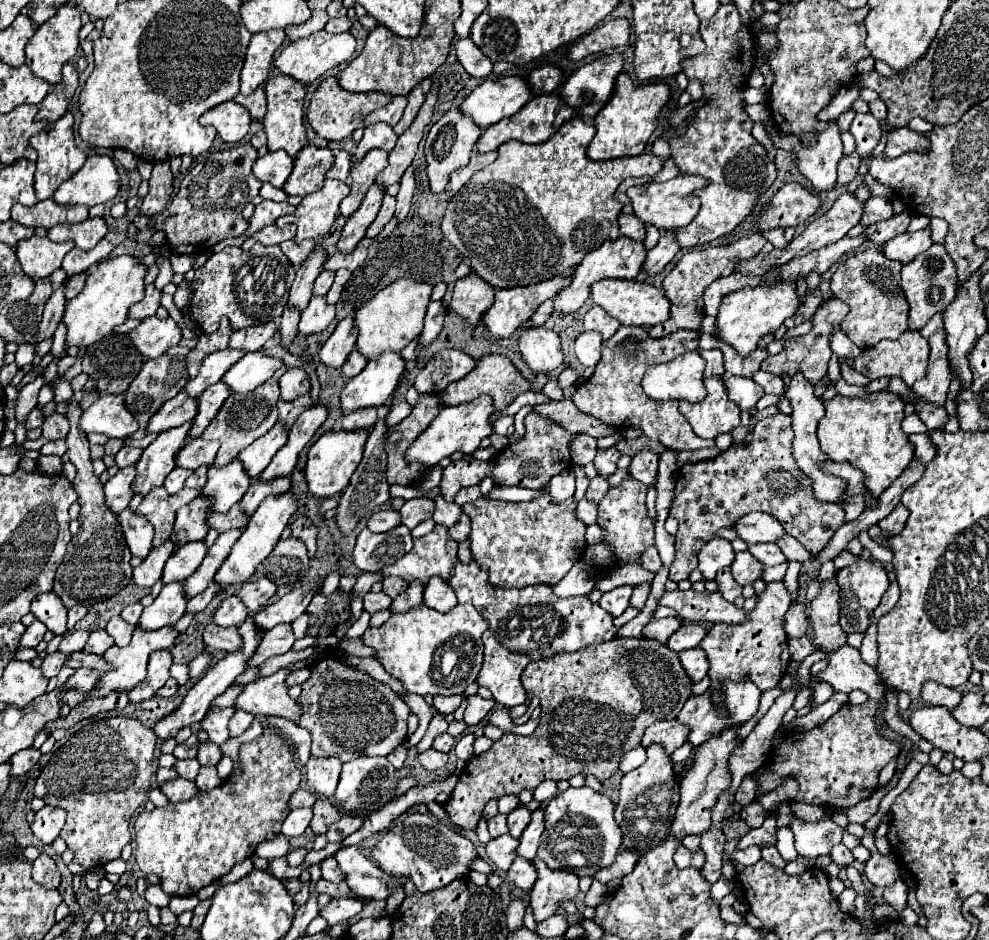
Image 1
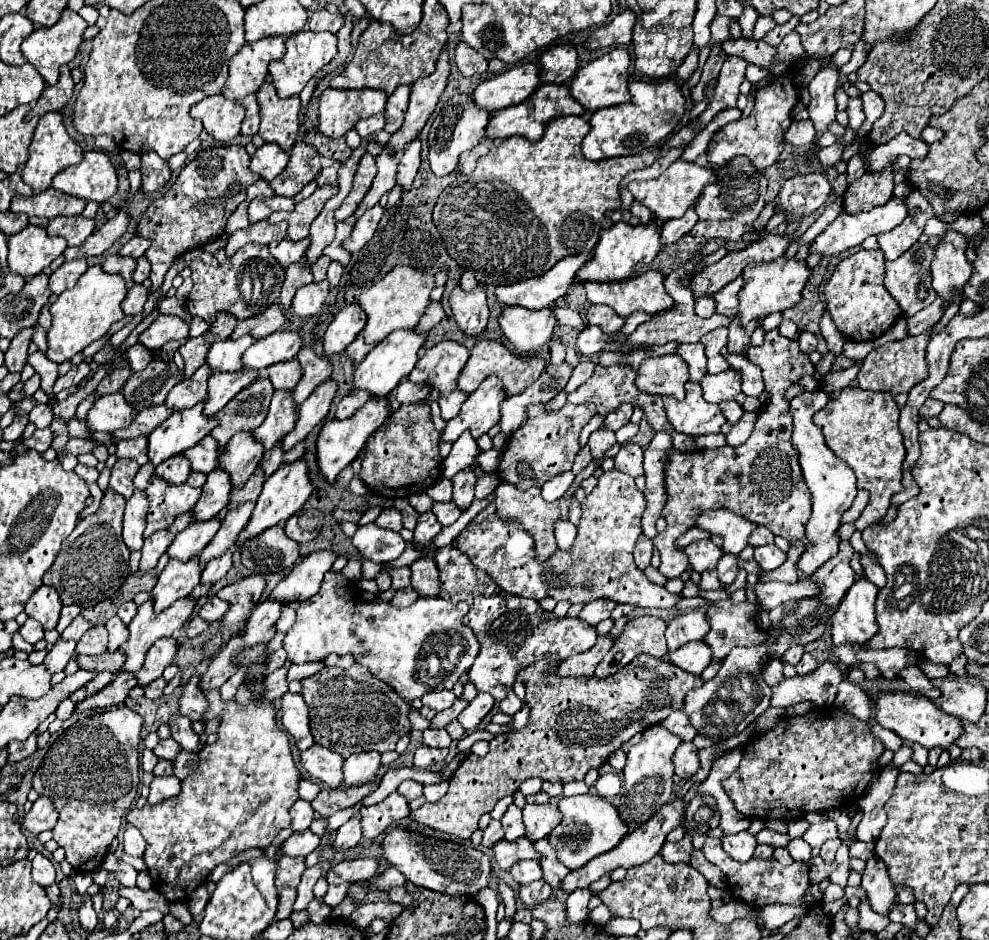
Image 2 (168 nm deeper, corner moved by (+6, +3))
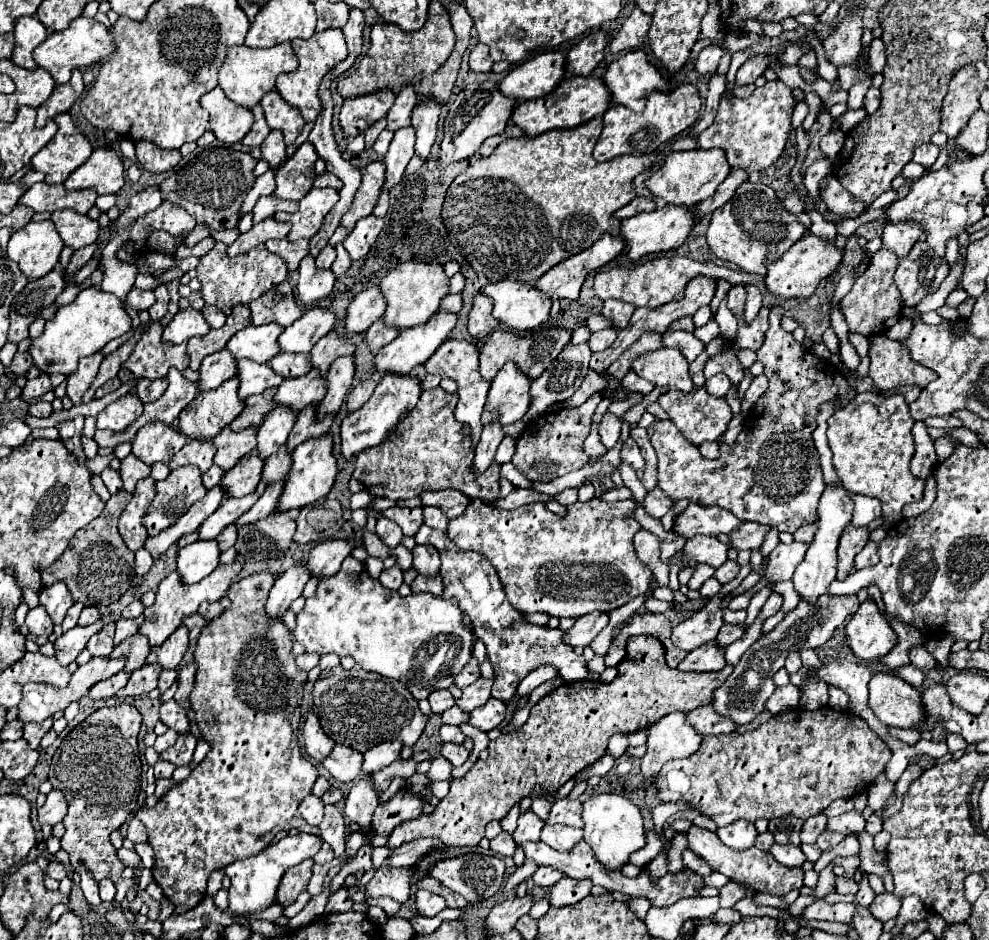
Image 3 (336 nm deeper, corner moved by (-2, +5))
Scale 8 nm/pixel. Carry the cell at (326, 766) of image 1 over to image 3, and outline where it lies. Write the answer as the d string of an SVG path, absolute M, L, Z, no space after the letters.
M335 744L333 752L321 762L325 770L329 770L329 774L339 780L339 782L353 782L359 772L361 772L361 764L363 764L363 756L347 746Z

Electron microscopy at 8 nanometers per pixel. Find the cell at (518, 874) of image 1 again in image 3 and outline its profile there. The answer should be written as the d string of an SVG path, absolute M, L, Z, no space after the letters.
M539 866L539 868L537 868L537 872L531 876L531 880L533 880L535 884L541 884L541 886L551 888L551 886L555 886L563 876L565 876L565 874L563 874L563 872L559 872L559 870L555 870L555 868Z

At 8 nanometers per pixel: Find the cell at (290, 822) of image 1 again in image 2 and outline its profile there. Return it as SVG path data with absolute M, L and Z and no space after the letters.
M297 800L297 804L291 806L291 828L297 832L297 830L305 830L311 826L313 818L315 818L315 812L311 808L311 804L307 800Z

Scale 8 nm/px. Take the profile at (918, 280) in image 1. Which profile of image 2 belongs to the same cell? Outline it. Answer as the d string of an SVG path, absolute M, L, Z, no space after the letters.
M915 242L897 260L887 260L885 262L885 288L899 302L899 306L901 306L901 310L907 318L917 314L919 310L927 308L937 298L937 294L931 286L931 268L929 268L931 258L933 258L933 248L929 244Z

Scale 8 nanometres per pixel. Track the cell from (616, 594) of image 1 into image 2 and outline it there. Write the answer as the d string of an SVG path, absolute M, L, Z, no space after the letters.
M605 600L589 602L589 606L583 606L583 610L579 612L579 618L589 626L597 626L601 620L607 620L611 616L615 606L617 606L615 602L605 602Z

